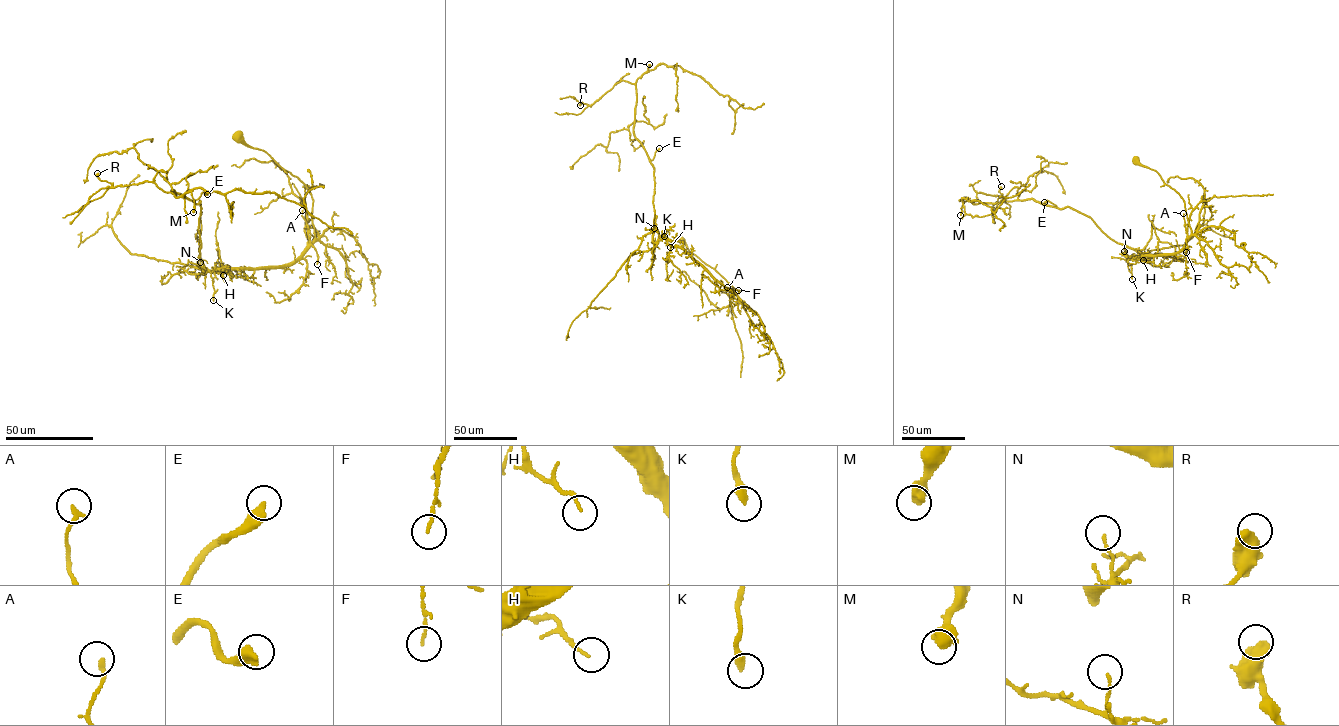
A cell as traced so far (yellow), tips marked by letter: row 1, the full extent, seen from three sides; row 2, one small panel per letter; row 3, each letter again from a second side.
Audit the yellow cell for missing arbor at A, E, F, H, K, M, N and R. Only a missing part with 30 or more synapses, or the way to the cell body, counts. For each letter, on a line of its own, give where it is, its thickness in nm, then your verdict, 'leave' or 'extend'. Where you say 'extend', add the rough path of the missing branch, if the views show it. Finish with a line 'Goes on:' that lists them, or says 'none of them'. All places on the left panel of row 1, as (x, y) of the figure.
A: at (302, 210); 200 nm thick; leave
E: at (207, 194); 480 nm thick; extend; missing branch runs (207, 194), (209, 196), (224, 184), (242, 178), (286, 172), (300, 166), (331, 192)
F: at (317, 264); 130 nm thick; leave
H: at (223, 275); 130 nm thick; leave
K: at (213, 300); 360 nm thick; leave
M: at (193, 212); 600 nm thick; leave
N: at (200, 262); 100 nm thick; leave
R: at (97, 173); 700 nm thick; leave
Goes on: E

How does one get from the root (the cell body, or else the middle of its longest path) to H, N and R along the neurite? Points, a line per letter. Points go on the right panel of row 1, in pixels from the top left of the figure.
H: (1136, 159), (1154, 170), (1179, 194), (1191, 231), (1178, 251), (1136, 257), (1143, 260)
N: (1136, 159), (1154, 170), (1183, 199), (1191, 236), (1179, 251), (1173, 253), (1128, 258), (1124, 251)
R: (1136, 159), (1183, 200), (1191, 236), (1177, 252), (1135, 257), (1069, 207), (977, 199), (1001, 197), (1001, 186)

